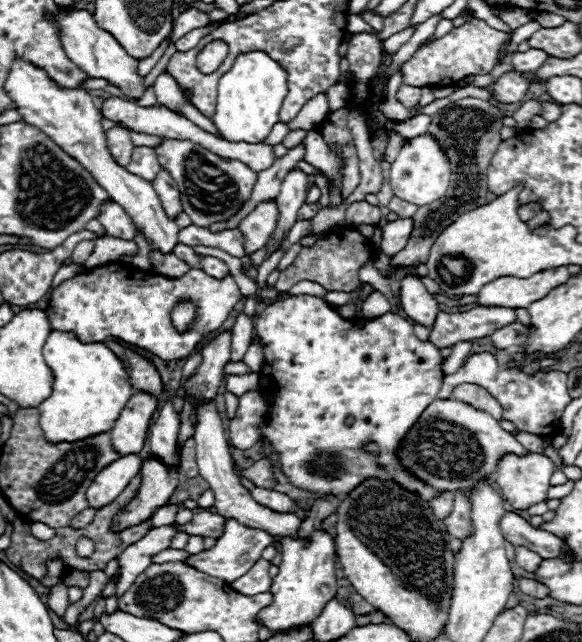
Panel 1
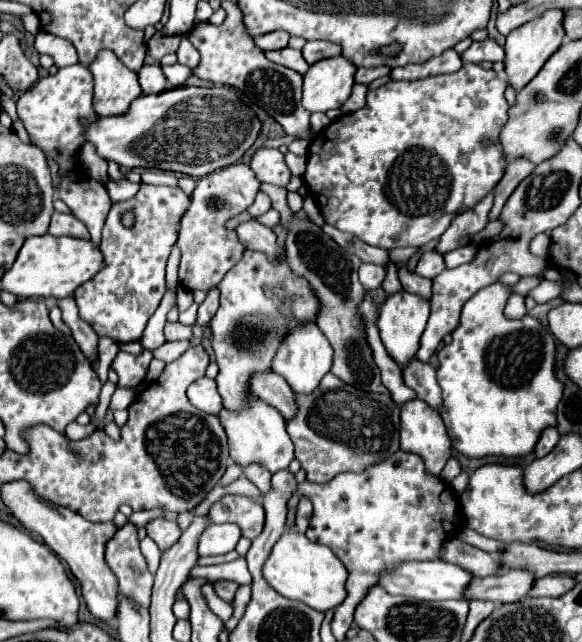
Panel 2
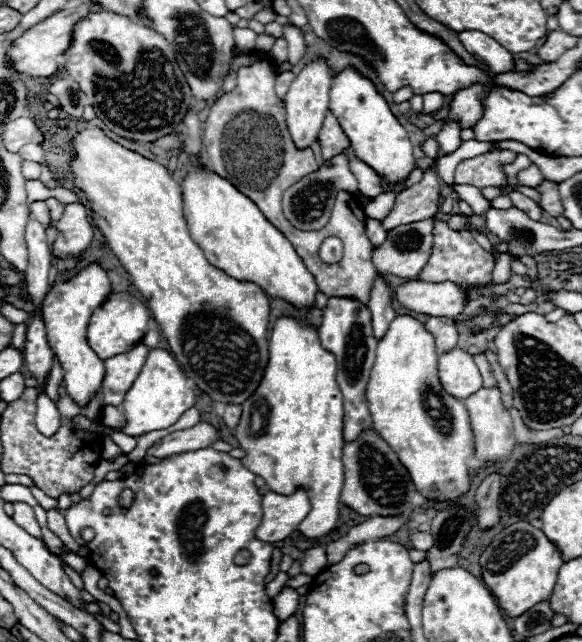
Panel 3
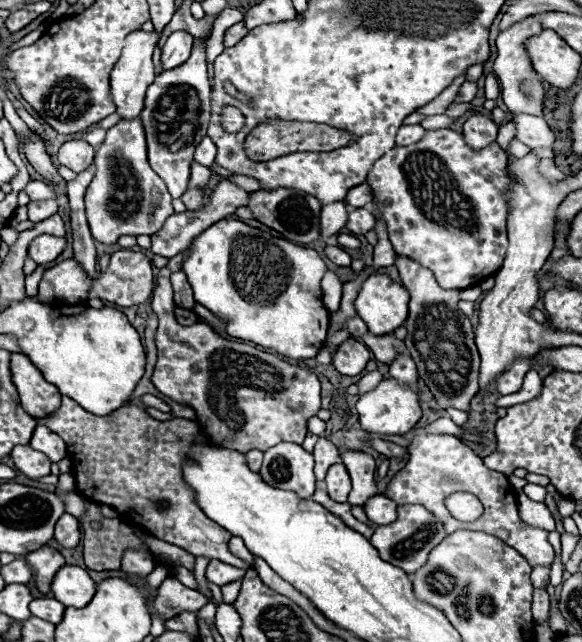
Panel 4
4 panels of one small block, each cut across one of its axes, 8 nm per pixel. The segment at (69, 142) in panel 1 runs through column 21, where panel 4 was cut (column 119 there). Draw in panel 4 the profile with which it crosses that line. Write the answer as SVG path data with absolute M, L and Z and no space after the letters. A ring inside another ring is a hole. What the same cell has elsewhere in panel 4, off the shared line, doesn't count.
M136 30L136 32L126 36L126 44L124 44L122 56L116 62L116 66L112 70L112 76L110 76L110 84L112 84L110 96L112 96L112 100L114 100L116 108L118 108L116 112L124 120L138 116L142 112L142 108L144 108L146 88L152 84L152 78L156 76L154 74L154 64L152 64L152 54L154 54L154 48L156 48L158 40L160 40L160 34L156 30L152 30L152 32Z

